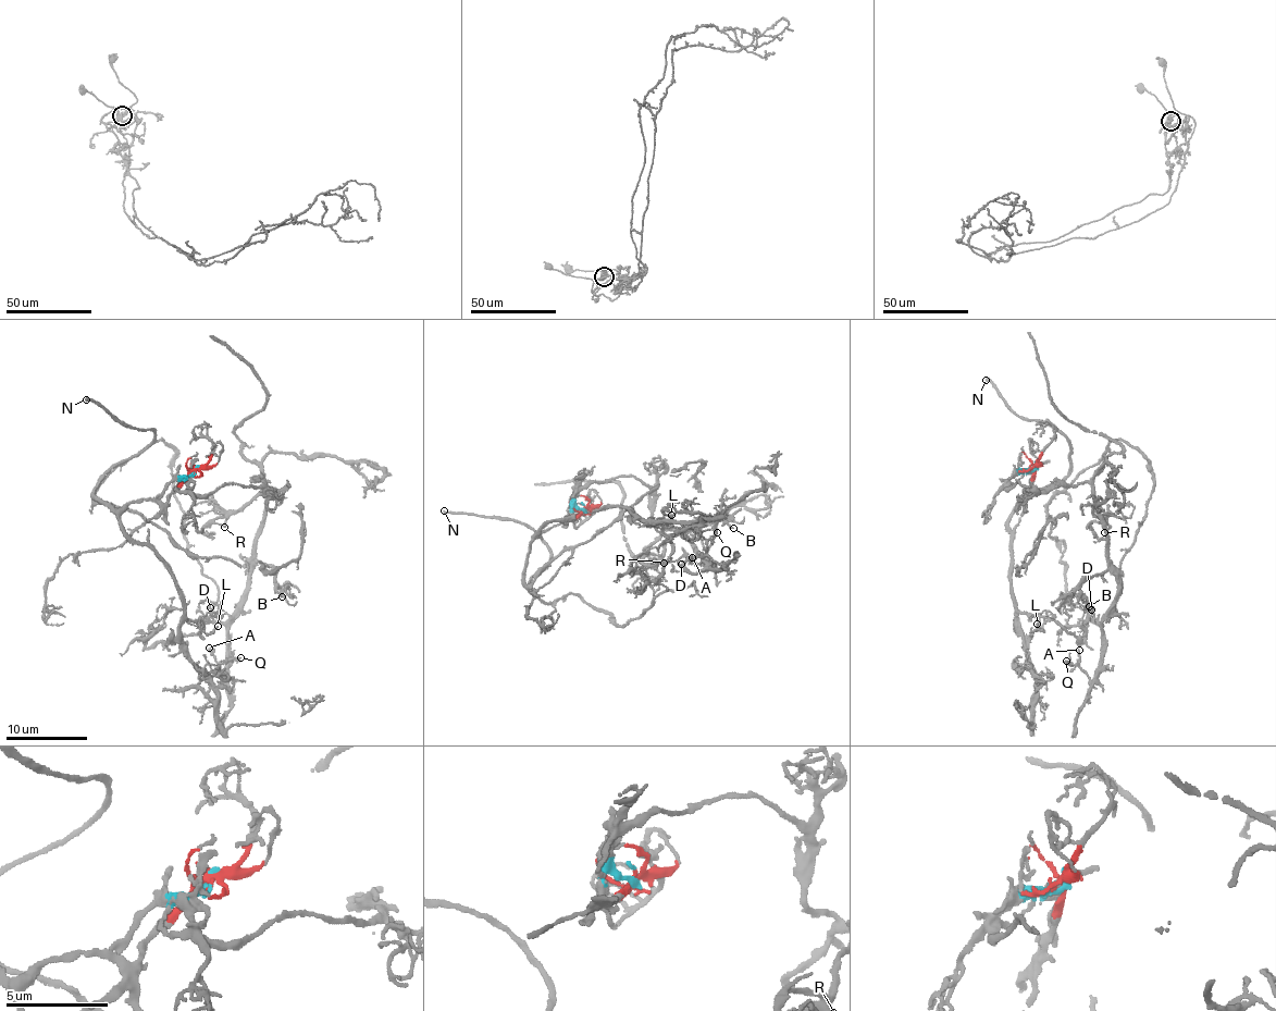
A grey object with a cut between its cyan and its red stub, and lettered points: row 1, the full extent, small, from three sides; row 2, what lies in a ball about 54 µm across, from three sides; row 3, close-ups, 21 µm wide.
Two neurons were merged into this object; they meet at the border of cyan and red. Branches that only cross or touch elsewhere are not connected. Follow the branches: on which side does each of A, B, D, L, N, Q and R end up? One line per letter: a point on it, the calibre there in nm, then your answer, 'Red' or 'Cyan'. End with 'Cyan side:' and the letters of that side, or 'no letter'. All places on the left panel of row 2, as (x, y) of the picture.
A: Place: (209, 648). Thickness 200 nm. Cyan
B: Place: (282, 596). Thickness 170 nm. Cyan
D: Place: (210, 607). Thickness 140 nm. Cyan
L: Place: (218, 626). Thickness 120 nm. Red
N: Place: (86, 399). Thickness 260 nm. Red
Q: Place: (240, 657). Thickness 170 nm. Cyan
R: Place: (224, 527). Thickness 120 nm. Cyan
Cyan side: A, B, D, Q, R

